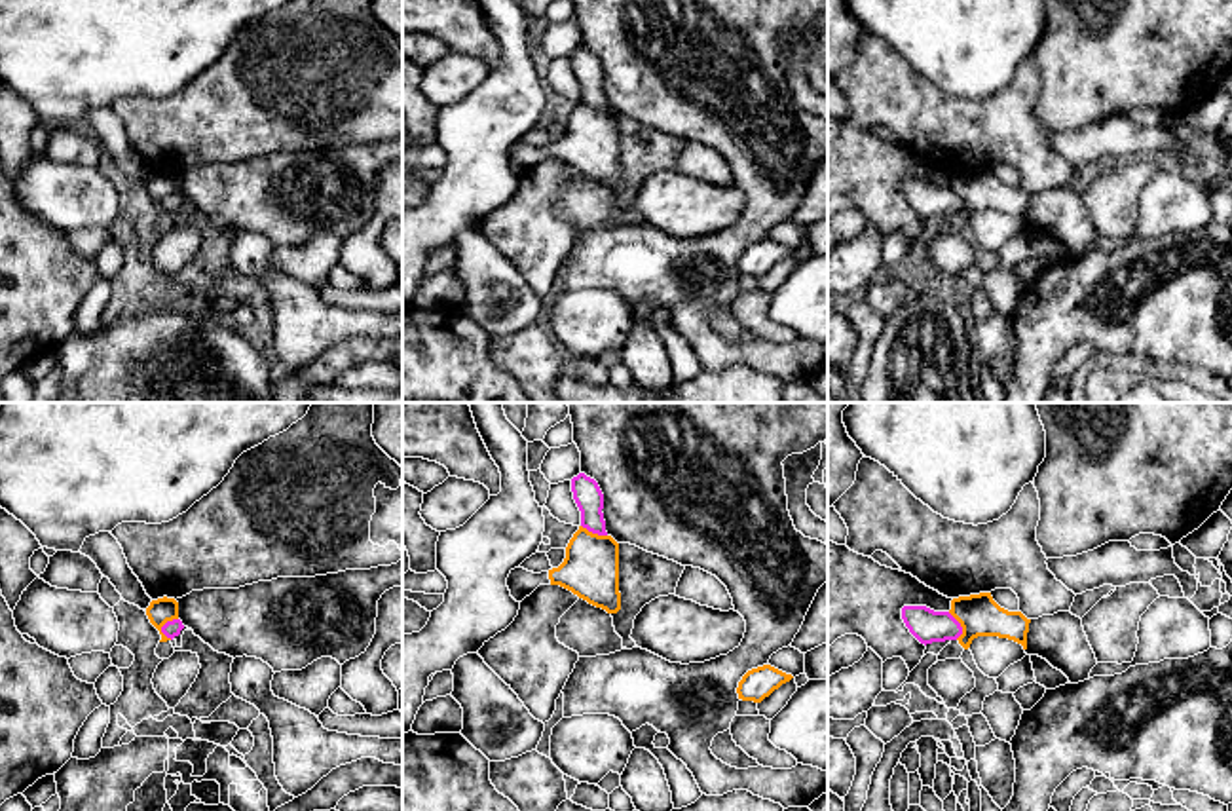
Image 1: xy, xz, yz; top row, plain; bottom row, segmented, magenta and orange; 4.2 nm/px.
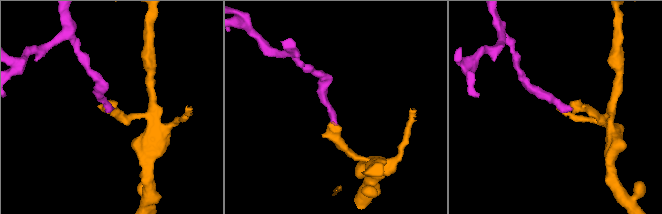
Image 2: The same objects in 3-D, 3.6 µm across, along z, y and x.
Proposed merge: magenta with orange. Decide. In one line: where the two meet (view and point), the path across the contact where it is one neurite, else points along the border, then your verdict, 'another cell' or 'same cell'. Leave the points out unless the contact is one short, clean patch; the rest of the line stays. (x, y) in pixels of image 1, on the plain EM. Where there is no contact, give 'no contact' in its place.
xy (164, 200) | along xy (177, 192), (162, 202), (168, 213) | another cell

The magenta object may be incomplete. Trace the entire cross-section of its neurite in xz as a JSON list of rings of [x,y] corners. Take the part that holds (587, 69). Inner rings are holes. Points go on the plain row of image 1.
[[[585,47],[571,53],[573,74],[581,85],[581,101],[592,108],[607,110],[604,95],[604,68],[598,57]]]

